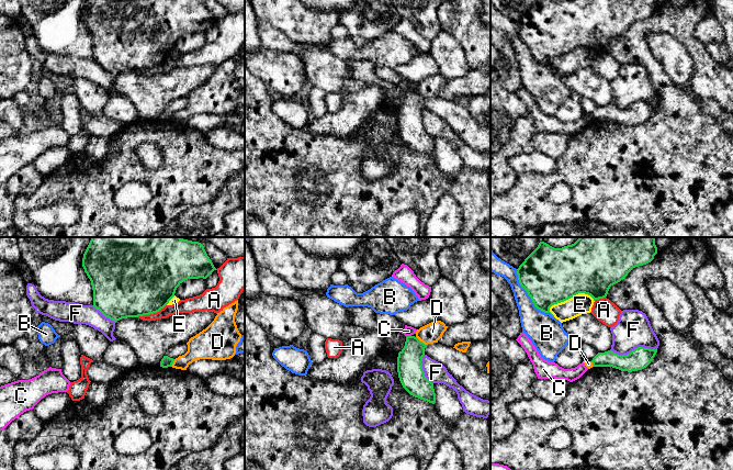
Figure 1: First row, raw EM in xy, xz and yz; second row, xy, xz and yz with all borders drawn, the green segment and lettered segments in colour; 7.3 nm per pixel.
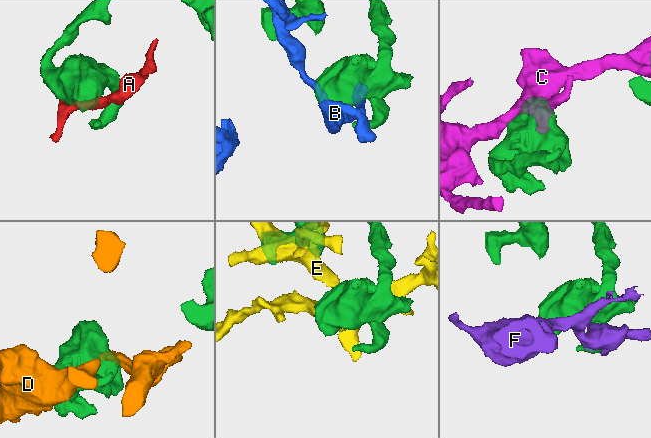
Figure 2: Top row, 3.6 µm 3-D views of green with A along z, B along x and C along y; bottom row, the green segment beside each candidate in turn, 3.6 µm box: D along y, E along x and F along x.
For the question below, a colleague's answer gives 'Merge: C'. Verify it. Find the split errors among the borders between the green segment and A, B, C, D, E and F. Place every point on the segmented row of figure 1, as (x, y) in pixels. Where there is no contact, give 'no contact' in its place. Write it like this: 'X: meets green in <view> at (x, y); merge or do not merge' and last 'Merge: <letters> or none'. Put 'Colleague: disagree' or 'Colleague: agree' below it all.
A: meets green in xy at (151, 313); do not merge
B: meets green in yz at (529, 295); do not merge
C: meets green in xz at (408, 336); do not merge
D: meets green in xz at (419, 340); do not merge
E: meets green in yz at (570, 298); do not merge
F: meets green in yz at (634, 349); do not merge
Merge: none
Colleague: disagree

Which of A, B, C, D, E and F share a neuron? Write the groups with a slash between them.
A / B / C / D / E / F

